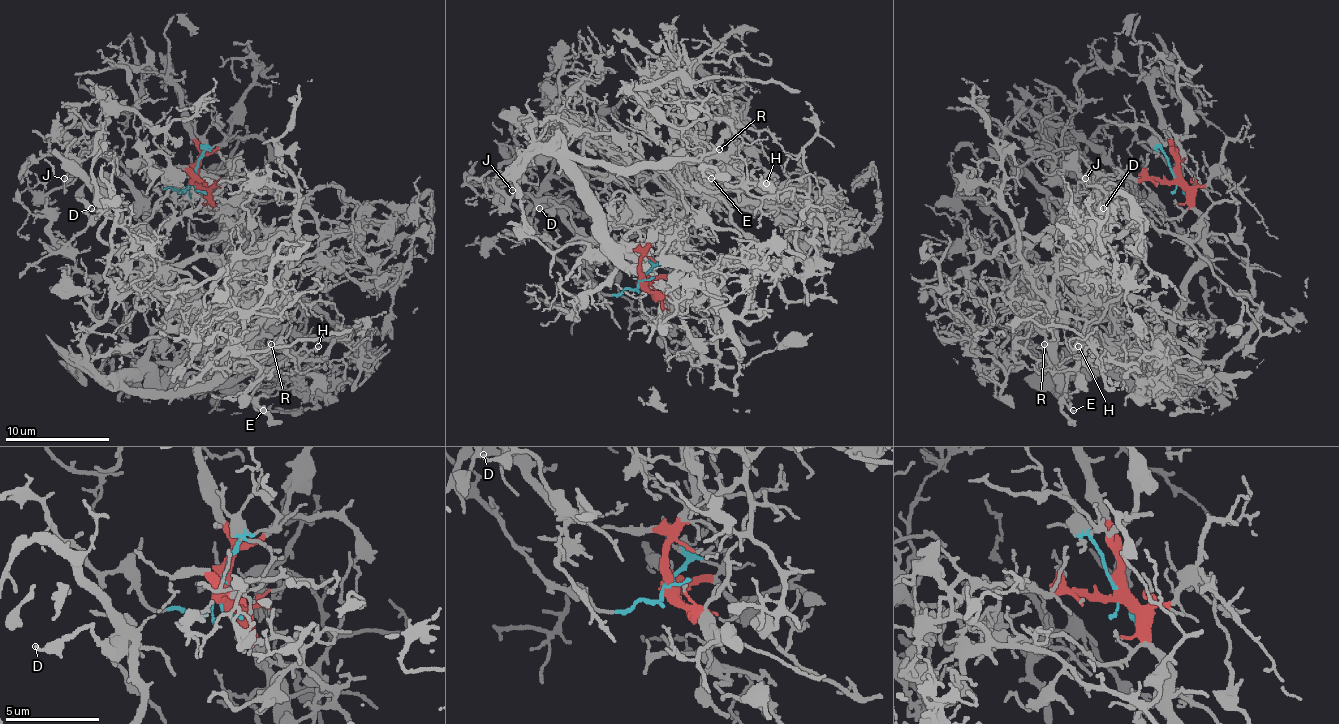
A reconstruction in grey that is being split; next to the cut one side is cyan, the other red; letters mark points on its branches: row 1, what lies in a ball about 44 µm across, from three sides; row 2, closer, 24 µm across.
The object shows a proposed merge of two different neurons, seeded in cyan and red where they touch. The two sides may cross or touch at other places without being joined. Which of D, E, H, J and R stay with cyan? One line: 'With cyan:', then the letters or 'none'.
With cyan: D, J

